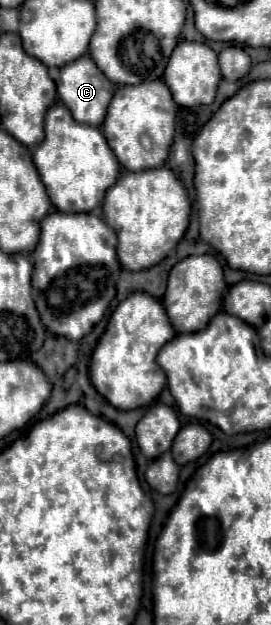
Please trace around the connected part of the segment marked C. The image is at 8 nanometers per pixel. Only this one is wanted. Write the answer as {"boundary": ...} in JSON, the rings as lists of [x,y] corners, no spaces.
{"boundary":[[[89,54],[59,68],[57,96],[71,110],[73,118],[77,118],[77,122],[81,122],[81,124],[99,126],[103,122],[103,118],[107,114],[107,106],[113,96],[113,90],[115,90],[115,86],[105,78],[105,74],[101,74],[101,70],[97,70],[97,66]]]}

